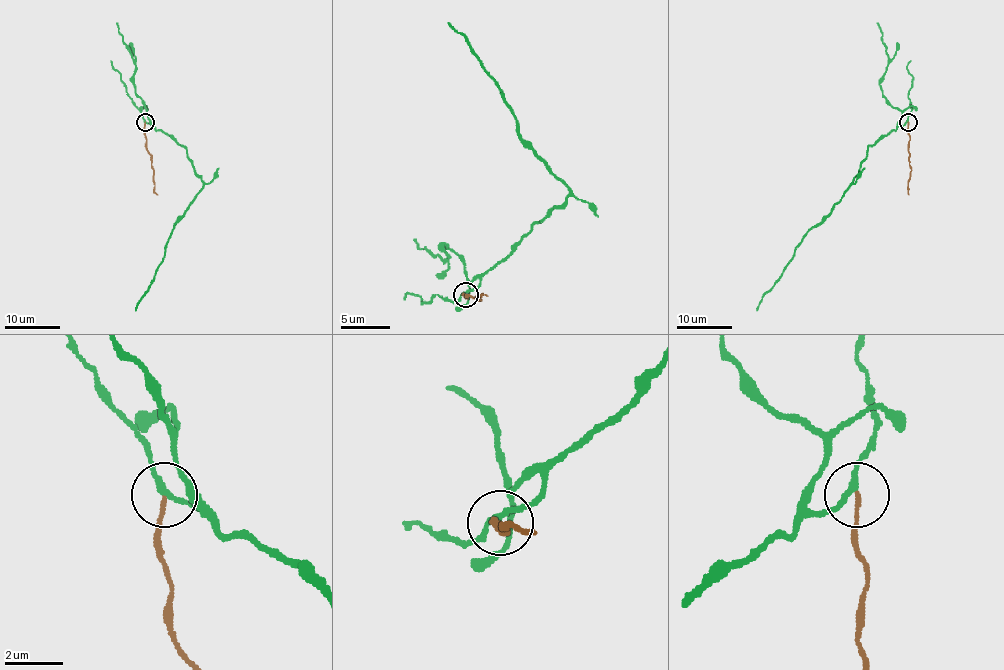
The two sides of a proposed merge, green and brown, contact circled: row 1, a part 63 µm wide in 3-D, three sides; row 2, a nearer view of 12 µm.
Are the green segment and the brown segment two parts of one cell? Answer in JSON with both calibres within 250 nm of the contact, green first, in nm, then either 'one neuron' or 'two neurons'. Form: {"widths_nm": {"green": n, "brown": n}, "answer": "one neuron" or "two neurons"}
{"widths_nm": {"green": 180, "brown": 130}, "answer": "two neurons"}

